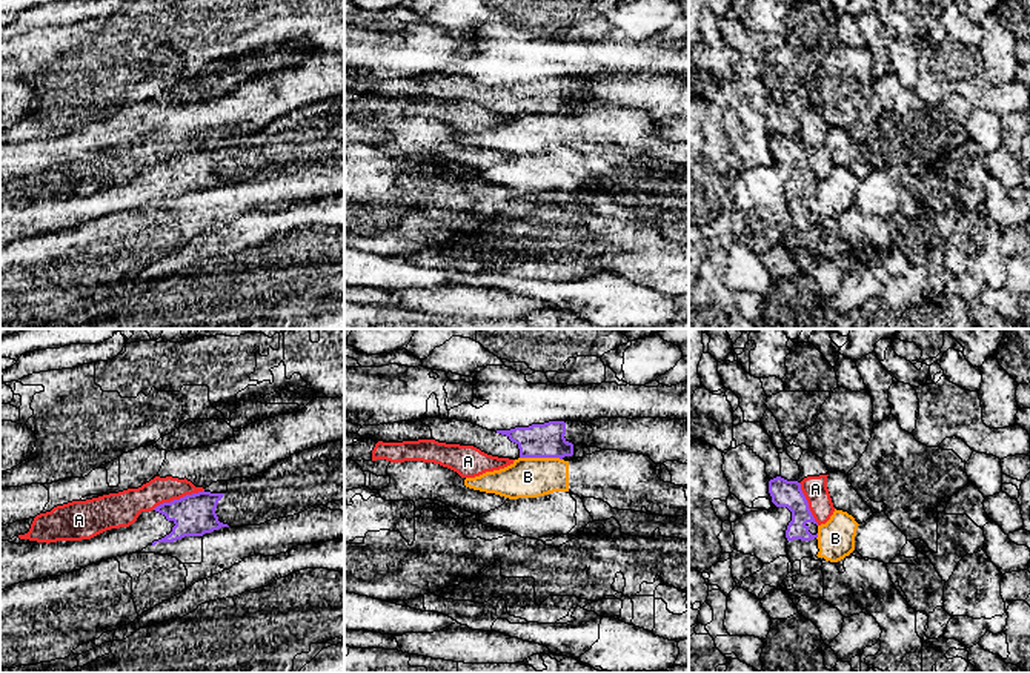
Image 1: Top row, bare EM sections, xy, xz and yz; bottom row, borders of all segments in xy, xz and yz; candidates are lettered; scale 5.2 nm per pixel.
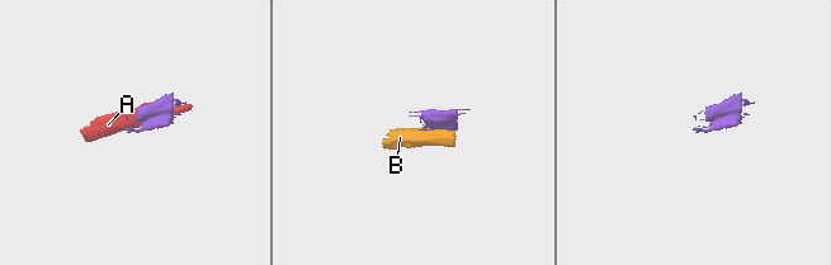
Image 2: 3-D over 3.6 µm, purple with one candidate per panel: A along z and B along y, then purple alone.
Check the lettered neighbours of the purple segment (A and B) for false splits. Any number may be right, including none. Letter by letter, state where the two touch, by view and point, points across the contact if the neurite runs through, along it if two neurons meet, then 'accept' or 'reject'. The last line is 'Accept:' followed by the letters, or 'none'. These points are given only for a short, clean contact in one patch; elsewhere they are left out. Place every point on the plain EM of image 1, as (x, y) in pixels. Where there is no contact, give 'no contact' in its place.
A: contact xy (177, 155); border xy (203, 145), (163, 157), (152, 165); reject
B: contact xz (541, 112); border xz (520, 112), (558, 112), (561, 116); reject
Accept: none

